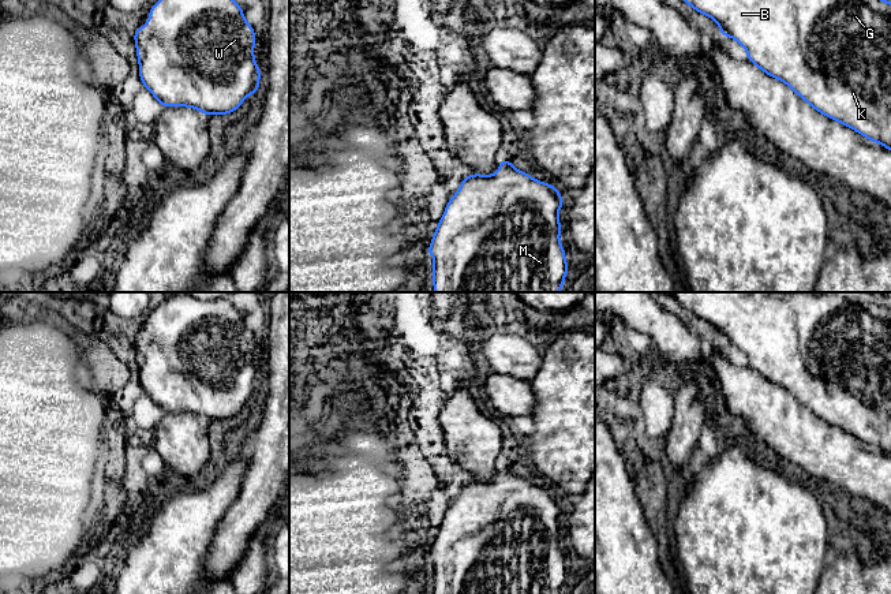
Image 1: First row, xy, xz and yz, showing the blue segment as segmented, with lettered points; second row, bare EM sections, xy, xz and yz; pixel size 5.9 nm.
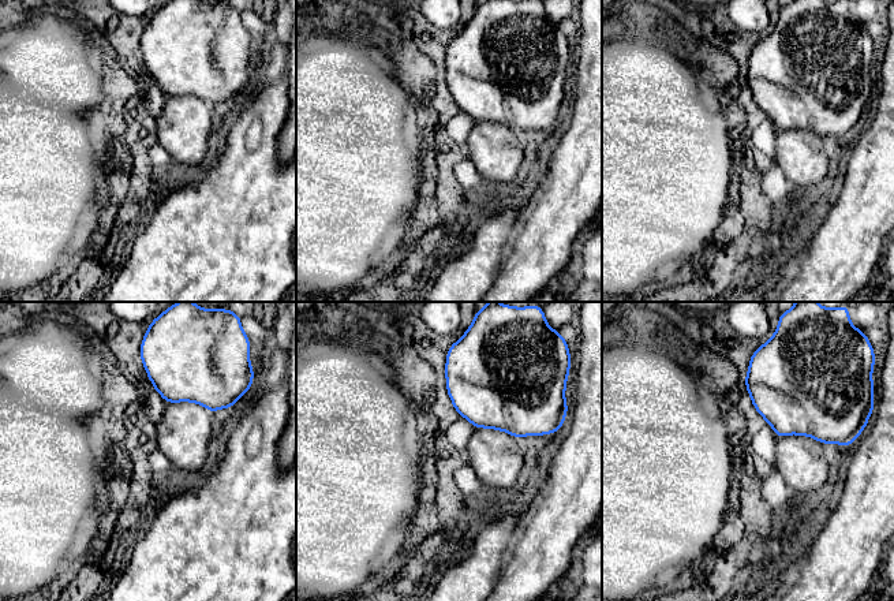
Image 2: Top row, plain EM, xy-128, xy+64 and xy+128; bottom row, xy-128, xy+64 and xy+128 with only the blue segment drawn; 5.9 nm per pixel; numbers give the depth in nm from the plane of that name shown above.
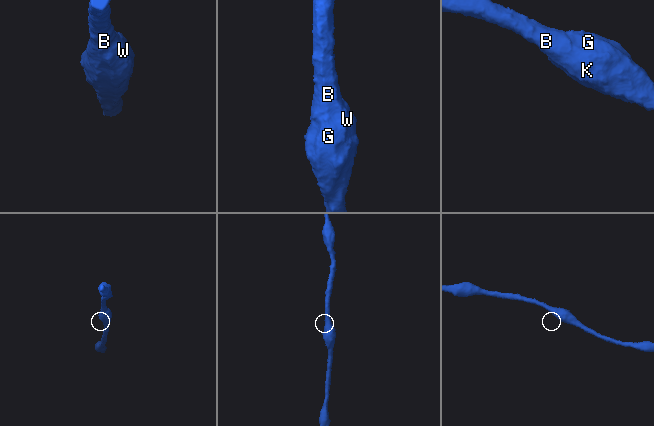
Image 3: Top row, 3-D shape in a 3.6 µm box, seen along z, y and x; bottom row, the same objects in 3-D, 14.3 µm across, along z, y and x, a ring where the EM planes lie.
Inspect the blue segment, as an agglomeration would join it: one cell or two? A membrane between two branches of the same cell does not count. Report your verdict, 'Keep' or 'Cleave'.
Keep

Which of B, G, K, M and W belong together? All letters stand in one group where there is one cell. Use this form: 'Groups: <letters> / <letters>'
Groups: B G K M W

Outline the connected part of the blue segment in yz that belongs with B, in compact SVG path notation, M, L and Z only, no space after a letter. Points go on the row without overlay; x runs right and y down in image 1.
M654 292L674 296L697 318L712 324L720 335L720 341L738 347L748 359L748 366L770 382L789 391L795 400L824 422L836 426L872 448L881 449L891 456L891 309L872 299L850 300L845 292L800 292L794 298L790 292Z

